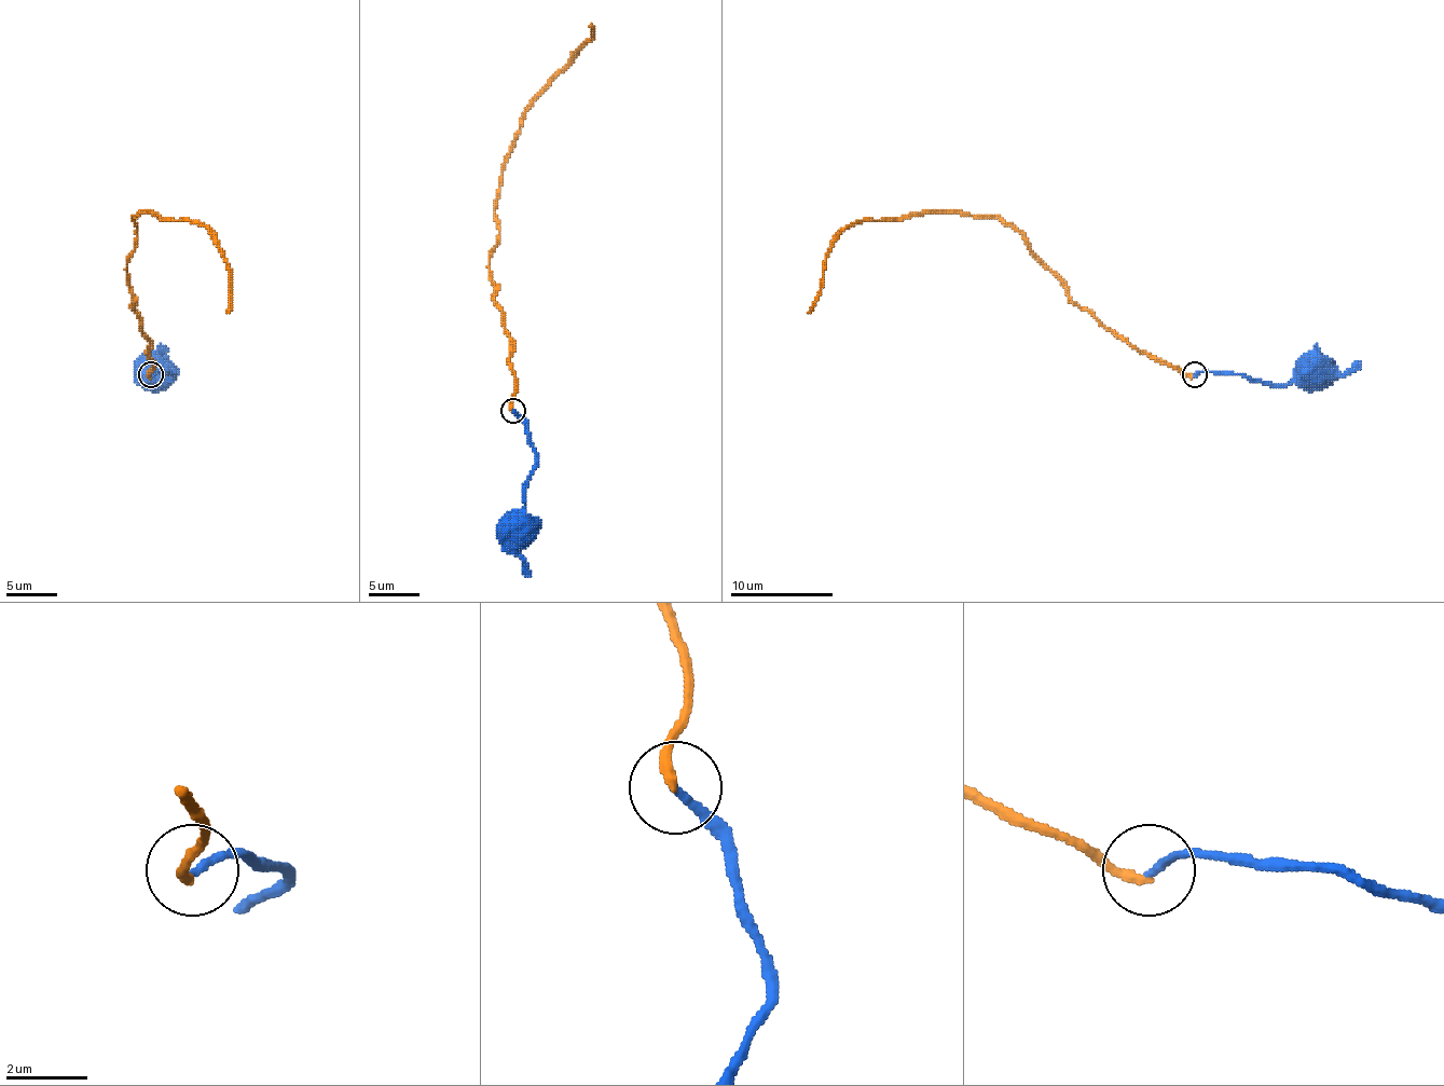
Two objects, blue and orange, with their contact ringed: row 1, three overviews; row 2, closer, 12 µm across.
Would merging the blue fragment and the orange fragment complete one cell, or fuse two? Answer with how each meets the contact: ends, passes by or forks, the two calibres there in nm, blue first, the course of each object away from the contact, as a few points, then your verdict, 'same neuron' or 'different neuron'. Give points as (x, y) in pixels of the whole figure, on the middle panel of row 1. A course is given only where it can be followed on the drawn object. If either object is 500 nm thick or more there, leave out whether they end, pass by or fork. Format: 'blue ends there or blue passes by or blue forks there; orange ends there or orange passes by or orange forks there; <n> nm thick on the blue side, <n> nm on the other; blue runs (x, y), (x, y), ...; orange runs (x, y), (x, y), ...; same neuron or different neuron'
blue ends there; orange ends there; 190 nm thick on the blue side, 240 nm on the other; blue runs (512, 410), (525, 425), (535, 453), (525, 489), (527, 530), (522, 535), (518, 530); orange runs (512, 410), (512, 338), (490, 253), (499, 238), (502, 164), (530, 100), (591, 39), (591, 24); different neuron

